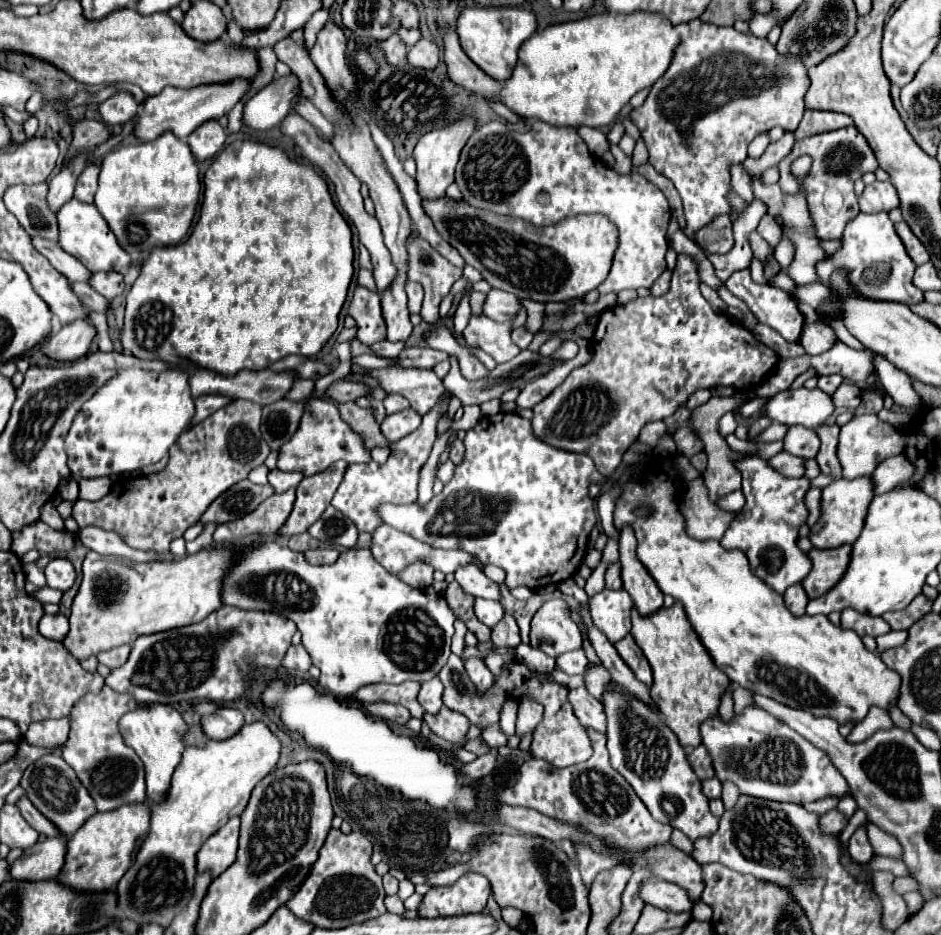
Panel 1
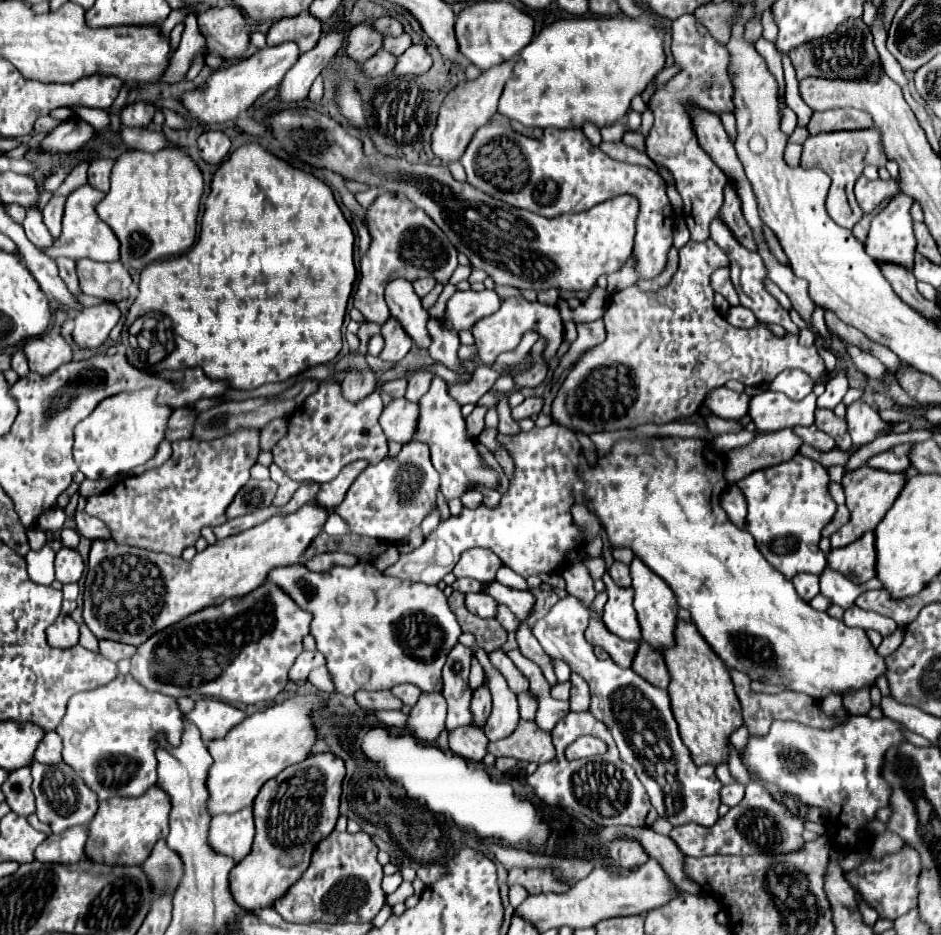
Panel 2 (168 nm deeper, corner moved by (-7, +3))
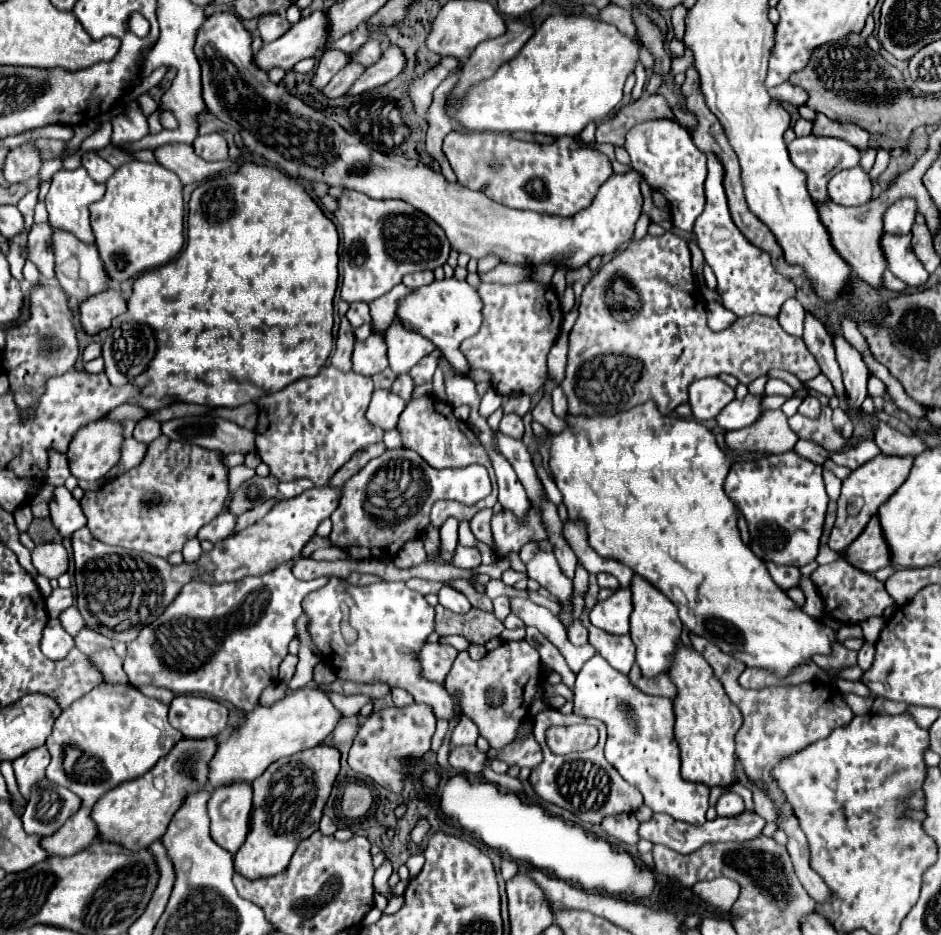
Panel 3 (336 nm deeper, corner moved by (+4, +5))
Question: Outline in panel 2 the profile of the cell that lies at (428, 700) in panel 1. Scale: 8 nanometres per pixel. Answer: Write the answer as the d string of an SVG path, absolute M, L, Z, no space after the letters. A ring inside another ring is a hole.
M421 695L415 707L409 711L405 731L419 741L435 743L445 729L447 703L439 695Z

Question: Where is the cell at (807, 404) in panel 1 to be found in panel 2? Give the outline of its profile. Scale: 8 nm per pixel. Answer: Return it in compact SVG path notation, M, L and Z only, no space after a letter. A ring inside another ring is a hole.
M761 391L749 401L747 415L759 431L779 431L785 427L811 425L815 421L815 393L793 401L777 391Z

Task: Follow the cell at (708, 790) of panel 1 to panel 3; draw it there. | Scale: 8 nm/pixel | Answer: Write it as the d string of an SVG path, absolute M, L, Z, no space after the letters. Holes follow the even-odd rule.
M724 793L718 803L716 803L716 811L720 817L732 817L744 811L744 801L740 795L736 793Z

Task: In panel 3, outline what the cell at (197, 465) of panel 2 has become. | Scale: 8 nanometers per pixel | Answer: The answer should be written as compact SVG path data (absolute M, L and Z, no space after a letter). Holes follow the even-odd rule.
M160 435L148 445L146 459L140 467L108 481L98 491L86 491L80 505L88 519L88 529L92 535L106 545L118 545L134 551L152 553L158 557L168 557L174 551L182 551L184 543L196 537L198 529L208 521L216 519L228 499L228 467L224 463L224 453L208 451L196 445L184 445Z

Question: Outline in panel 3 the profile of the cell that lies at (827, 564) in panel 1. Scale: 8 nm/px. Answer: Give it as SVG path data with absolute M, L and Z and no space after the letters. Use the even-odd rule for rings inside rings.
M878 517L870 519L864 533L860 533L860 537L852 545L848 545L848 549L842 551L842 557L856 569L870 575L890 565L890 553L888 553Z

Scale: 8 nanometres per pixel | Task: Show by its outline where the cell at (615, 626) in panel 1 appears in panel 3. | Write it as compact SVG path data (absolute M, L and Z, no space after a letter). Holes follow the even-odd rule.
M628 589L614 591L606 601L598 601L590 611L592 625L616 633L626 635L628 633L628 617L632 613L632 599Z

